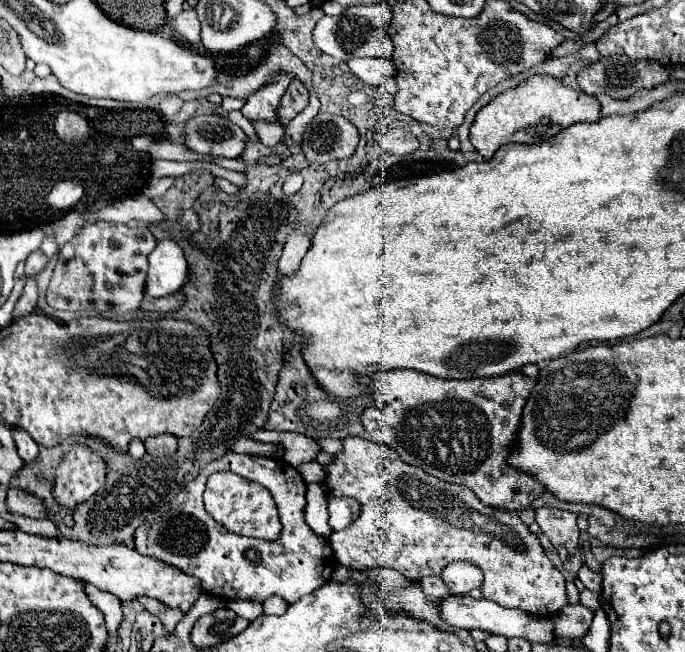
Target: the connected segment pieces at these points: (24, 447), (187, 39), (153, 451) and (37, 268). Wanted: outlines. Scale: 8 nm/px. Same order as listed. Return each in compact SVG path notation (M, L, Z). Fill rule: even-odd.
M16 428L14 442L16 442L16 448L18 448L18 456L24 460L24 464L34 464L38 460L38 446L24 430Z
M184 10L172 18L174 36L184 44L200 44L200 20L196 18L194 10Z
M160 434L144 440L144 446L150 456L172 456L176 452L176 438L168 434Z
M41 250L32 252L25 261L25 275L36 276L36 274L40 274L46 262L48 262L48 258L42 254Z

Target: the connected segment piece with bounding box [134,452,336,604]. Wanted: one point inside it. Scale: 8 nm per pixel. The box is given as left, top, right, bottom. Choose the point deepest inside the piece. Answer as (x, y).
(230, 567)

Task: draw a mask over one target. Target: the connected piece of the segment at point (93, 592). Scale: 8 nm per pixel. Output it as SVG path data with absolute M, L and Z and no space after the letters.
M84 582L84 588L86 588L86 594L90 596L90 600L96 604L96 608L100 608L106 616L106 628L108 632L116 632L120 630L118 624L122 624L122 608L120 608L120 600L114 596L114 594L108 594L108 592L102 592L90 584Z

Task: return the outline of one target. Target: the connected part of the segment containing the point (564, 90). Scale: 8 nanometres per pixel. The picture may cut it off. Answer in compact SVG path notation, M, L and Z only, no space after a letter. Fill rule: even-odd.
M532 76L514 90L508 90L484 106L470 128L470 142L474 148L490 160L496 150L510 142L542 142L558 134L562 128L568 128L576 122L596 122L600 118L600 102L594 96L588 96L580 90L564 86L552 76Z

